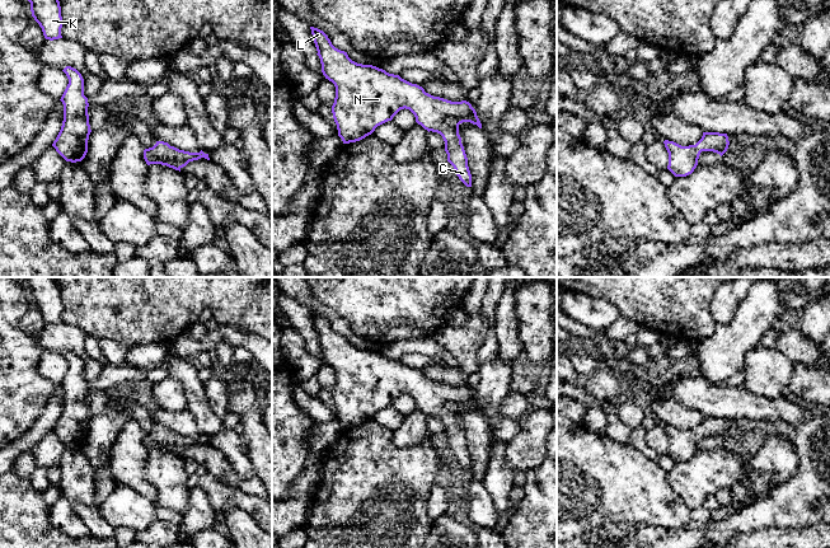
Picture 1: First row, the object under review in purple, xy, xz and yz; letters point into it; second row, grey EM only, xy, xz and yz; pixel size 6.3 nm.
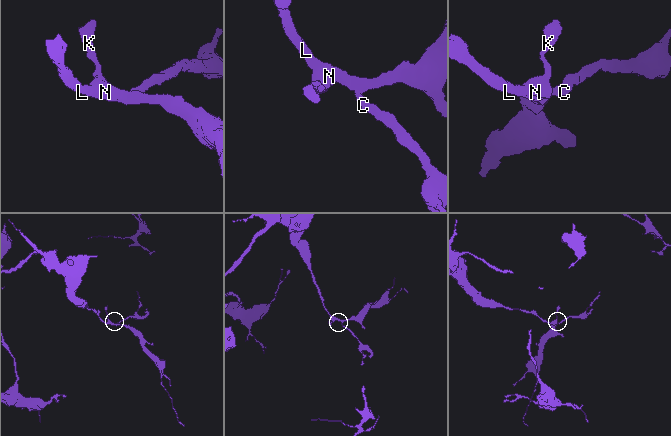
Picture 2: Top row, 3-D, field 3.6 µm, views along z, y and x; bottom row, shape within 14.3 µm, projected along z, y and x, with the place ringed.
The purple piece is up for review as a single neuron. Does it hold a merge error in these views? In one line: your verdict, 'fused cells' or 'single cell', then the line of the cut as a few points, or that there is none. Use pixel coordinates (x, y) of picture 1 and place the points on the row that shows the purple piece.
single cell; no cut

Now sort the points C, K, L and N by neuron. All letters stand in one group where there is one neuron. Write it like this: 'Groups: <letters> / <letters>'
Groups: C K L N

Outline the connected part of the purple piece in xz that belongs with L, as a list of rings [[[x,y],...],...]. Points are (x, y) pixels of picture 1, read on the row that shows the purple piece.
[[[314,27],[310,29],[322,72],[336,86],[332,113],[343,144],[365,139],[378,126],[391,121],[400,109],[409,109],[418,125],[442,136],[447,161],[459,179],[472,187],[459,125],[470,122],[482,128],[482,123],[469,102],[433,97],[399,75],[372,65],[357,64],[347,52],[336,48],[323,31]]]

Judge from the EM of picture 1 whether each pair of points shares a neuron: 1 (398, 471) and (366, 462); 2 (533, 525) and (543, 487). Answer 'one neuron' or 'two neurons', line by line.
1: one neuron
2: one neuron

